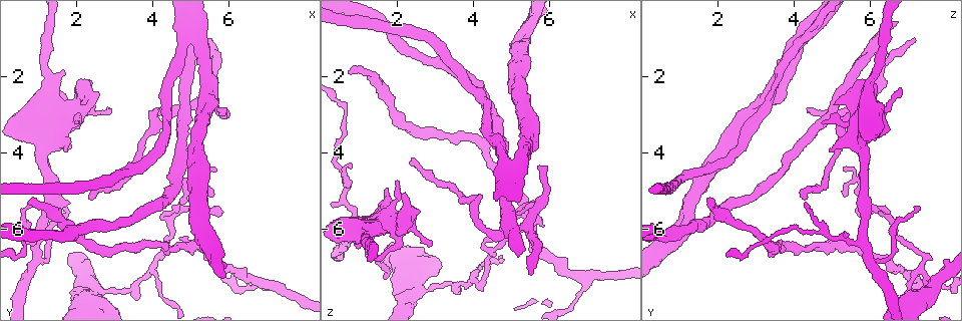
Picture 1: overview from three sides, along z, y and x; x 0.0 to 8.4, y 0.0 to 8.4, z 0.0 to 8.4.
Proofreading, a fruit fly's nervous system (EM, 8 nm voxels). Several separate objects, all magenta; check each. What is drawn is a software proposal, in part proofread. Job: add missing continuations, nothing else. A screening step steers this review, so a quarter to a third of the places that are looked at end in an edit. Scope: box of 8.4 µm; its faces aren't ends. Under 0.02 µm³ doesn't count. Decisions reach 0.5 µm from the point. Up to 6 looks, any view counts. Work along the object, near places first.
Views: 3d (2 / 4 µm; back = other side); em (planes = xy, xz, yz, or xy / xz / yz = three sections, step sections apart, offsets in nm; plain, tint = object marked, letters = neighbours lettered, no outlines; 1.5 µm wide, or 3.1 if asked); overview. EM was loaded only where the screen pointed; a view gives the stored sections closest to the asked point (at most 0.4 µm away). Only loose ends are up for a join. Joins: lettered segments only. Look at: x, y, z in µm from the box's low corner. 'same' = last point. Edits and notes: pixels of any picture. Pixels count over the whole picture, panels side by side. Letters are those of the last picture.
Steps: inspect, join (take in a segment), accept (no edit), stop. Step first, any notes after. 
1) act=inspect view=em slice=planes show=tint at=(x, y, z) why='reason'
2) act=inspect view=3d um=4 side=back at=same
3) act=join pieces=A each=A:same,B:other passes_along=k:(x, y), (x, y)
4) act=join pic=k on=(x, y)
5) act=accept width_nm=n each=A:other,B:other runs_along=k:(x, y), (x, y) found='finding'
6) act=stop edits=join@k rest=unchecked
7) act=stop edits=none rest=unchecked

act=inspect view=em slice=planes show=letters at=(5.50, 1.05, 7.15)

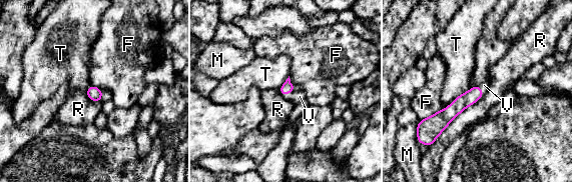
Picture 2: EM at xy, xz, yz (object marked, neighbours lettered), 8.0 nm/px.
act=join pieces=V each=F:other,M:other,R:other,T:other,V:same passes_along=2:(288, 87), (289, 92), (295, 97) found='it goes on there'

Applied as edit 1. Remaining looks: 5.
act=inspect view=overview why='see it whole again'

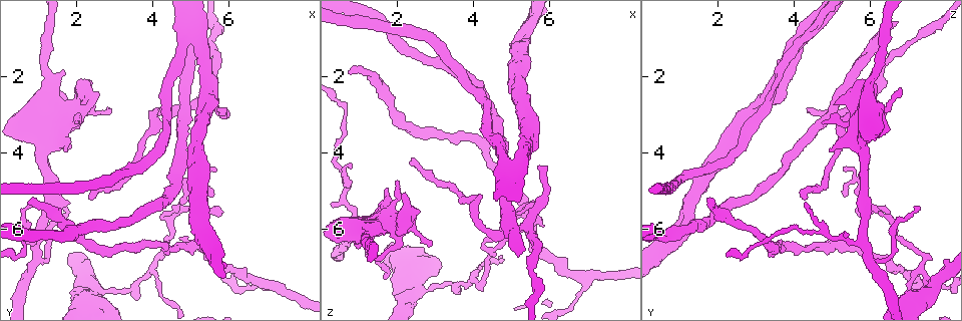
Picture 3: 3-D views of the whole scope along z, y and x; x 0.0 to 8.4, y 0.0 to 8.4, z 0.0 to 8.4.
act=inspect view=em slice=planes show=letters at=(4.55, 0.75, 4.55) why='an open end'

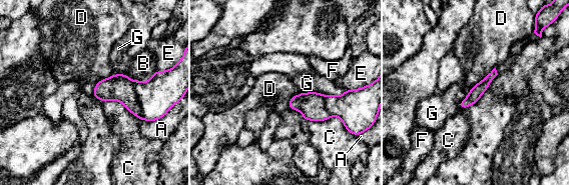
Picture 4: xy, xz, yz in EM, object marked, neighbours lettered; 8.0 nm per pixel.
act=accept longest_contact=G:360nm each=A:other,B:other,C:other,D:other,E:other,F:other,G:other runs_along=4:(494, 72), (463, 105) found='none of them fits'

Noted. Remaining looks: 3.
act=inspect view=3d um=4 side=back at=(0.75, 5.25, 1.90) why='long arm stops here'

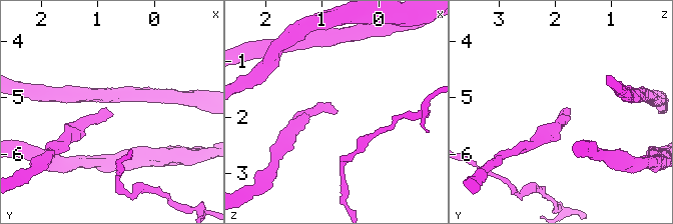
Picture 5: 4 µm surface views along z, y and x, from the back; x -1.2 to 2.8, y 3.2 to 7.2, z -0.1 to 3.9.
act=inspect view=em slice=planes show=letters at=(0.75, 5.30, 1.90) why='need the tissue'

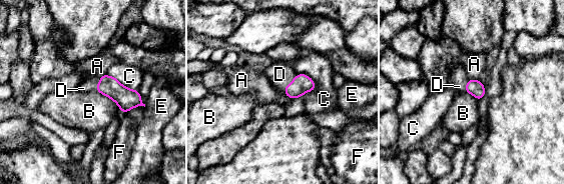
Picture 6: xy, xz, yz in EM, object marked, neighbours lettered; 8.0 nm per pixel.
act=join pieces=D each=A:other,B:other,C:other,D:same,E:other,F:other passes_along=6:(302, 84), (292, 81), (279, 74) found='it goes on there'

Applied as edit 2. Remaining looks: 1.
act=stop edits=join@2,join@6 rest=unchecked

